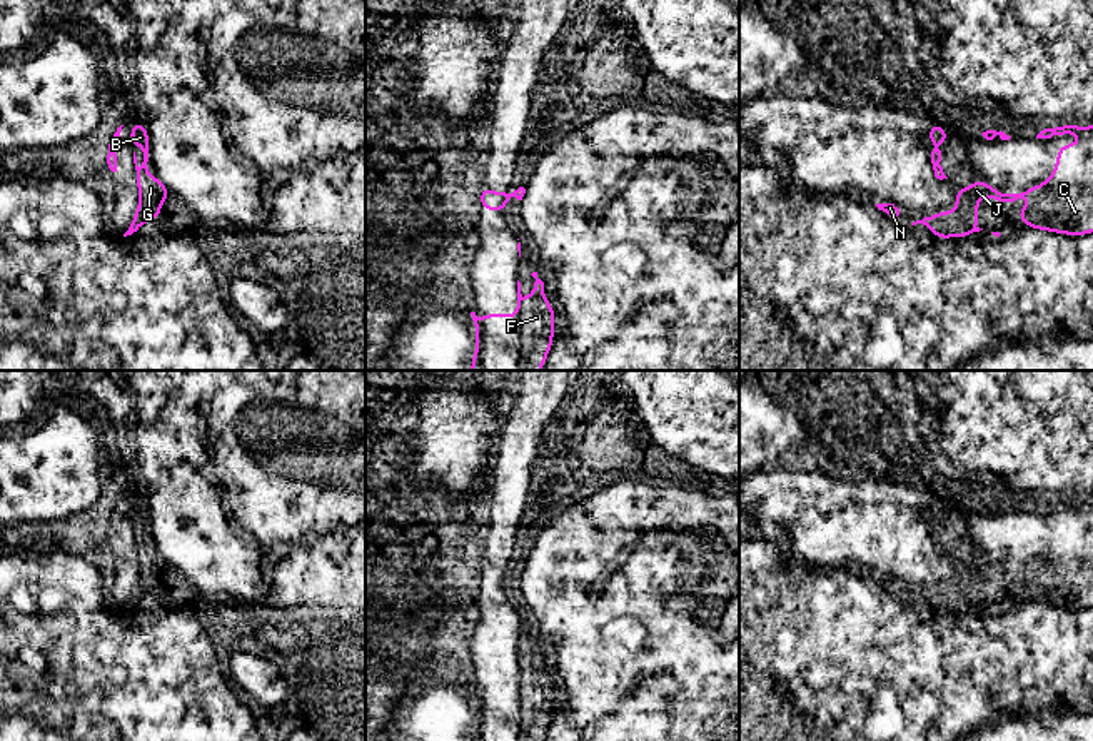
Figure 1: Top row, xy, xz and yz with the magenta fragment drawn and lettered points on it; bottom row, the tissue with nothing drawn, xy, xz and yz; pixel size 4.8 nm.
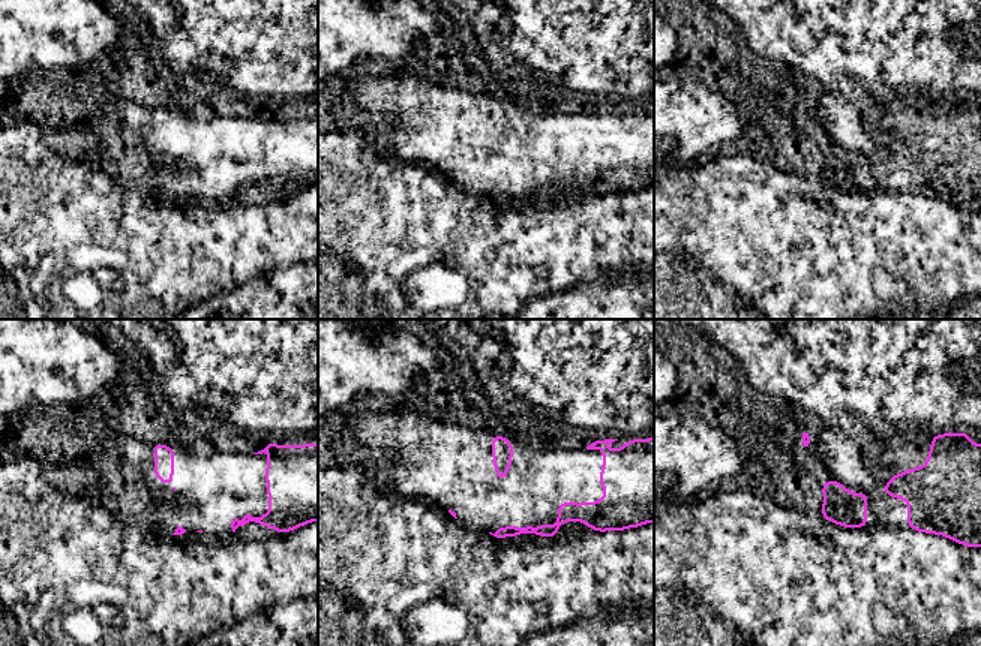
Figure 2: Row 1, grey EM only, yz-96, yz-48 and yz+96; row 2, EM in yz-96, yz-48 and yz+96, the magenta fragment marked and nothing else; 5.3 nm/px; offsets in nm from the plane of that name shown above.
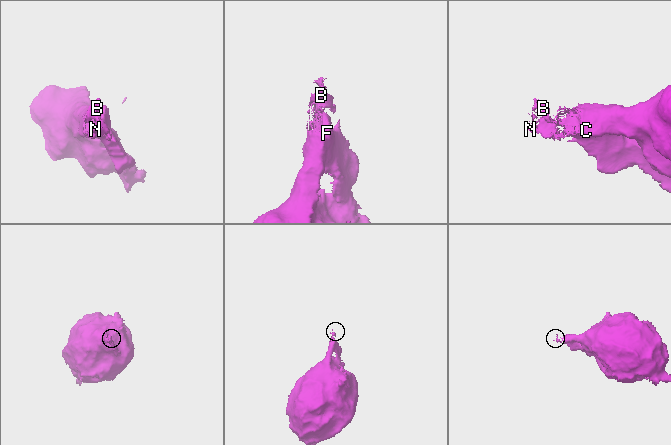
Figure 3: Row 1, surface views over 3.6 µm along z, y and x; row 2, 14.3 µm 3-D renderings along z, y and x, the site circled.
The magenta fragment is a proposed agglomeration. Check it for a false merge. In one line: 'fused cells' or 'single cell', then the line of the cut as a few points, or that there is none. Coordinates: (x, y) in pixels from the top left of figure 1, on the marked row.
single cell; cut none

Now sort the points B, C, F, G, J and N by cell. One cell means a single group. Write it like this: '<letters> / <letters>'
B C F G J N

